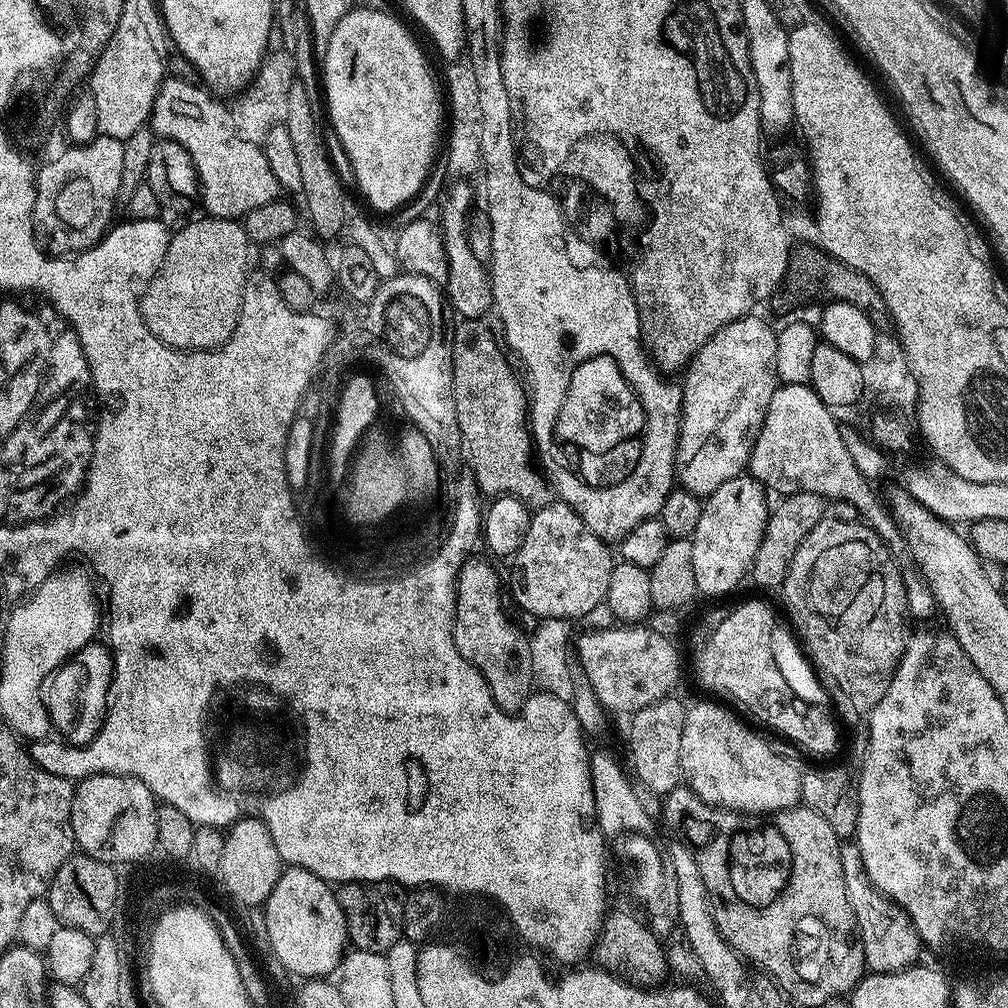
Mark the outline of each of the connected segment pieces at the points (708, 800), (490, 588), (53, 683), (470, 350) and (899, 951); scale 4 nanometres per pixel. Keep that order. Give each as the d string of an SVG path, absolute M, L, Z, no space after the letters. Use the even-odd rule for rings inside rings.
M696 704L687 709L680 770L686 784L688 780L705 805L747 814L769 814L801 803L801 769L796 769L754 729L747 728L720 704Z
M479 555L469 556L468 561L456 579L456 621L452 624L452 637L466 662L478 669L486 686L490 686L490 694L494 702L502 711L509 714L520 714L525 711L530 697L534 692L534 679L531 668L531 656L528 649L529 639L516 630L508 621L504 613L504 600L500 597L500 576L484 560L479 560Z
M103 643L100 644L87 644L76 652L71 660L62 664L52 674L44 694L53 727L62 732L61 737L67 743L77 747L93 740L107 716L109 684L112 681L112 655Z
M461 319L459 323L450 332L452 397L458 410L466 464L476 475L475 487L483 495L485 492L488 498L513 496L527 504L529 509L545 508L553 503L554 488L547 475L534 463L529 393L522 380L520 385L515 370L508 365L500 349L501 341L498 336L496 341L495 334L484 325L485 321Z
M848 842L841 847L842 882L846 882L846 898L850 902L854 927L860 938L860 945L864 948L864 963L868 972L901 972L903 968L913 967L922 953L920 936L916 932L912 919L904 913L897 904L893 904L888 897L878 891L870 882L866 874L866 866L862 862L860 848L854 842Z

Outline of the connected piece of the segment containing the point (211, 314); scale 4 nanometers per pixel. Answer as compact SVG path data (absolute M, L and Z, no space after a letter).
M205 219L204 236L176 236L168 242L168 249L160 271L148 281L139 293L140 317L148 329L169 348L178 348L182 352L206 352L224 345L234 334L240 321L242 294L248 287L248 248L250 241L243 223L239 219Z

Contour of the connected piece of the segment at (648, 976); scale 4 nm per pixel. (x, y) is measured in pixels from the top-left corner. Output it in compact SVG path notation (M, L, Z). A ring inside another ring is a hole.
M612 911L605 915L600 933L596 935L594 957L596 956L597 961L595 960L595 963L603 971L612 973L626 984L656 986L661 983L659 980L664 975L667 977L670 972L666 948L663 943L660 945L660 940L656 937L659 935L639 915L636 916L631 916L628 912Z

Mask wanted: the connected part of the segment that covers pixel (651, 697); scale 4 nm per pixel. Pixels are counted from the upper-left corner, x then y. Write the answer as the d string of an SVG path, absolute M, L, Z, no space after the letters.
M613 626L584 630L576 640L587 687L605 709L631 714L665 699L680 676L680 656L673 641L647 626Z

